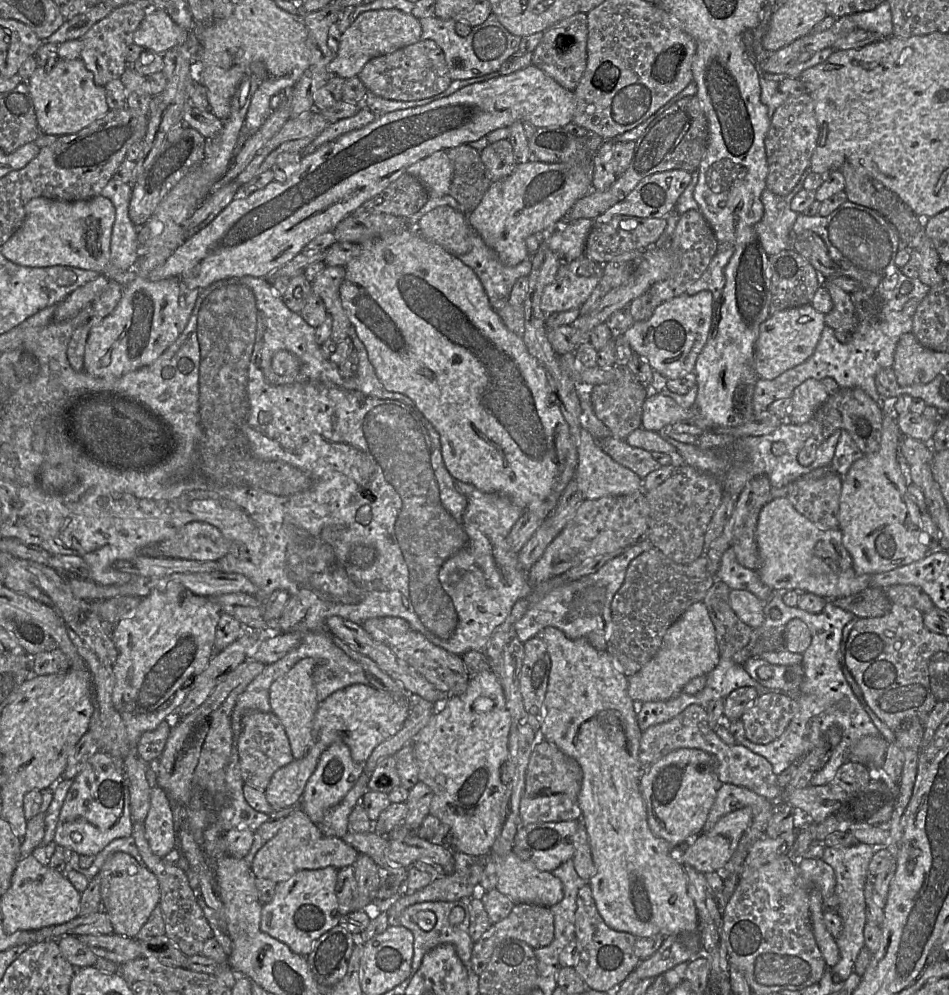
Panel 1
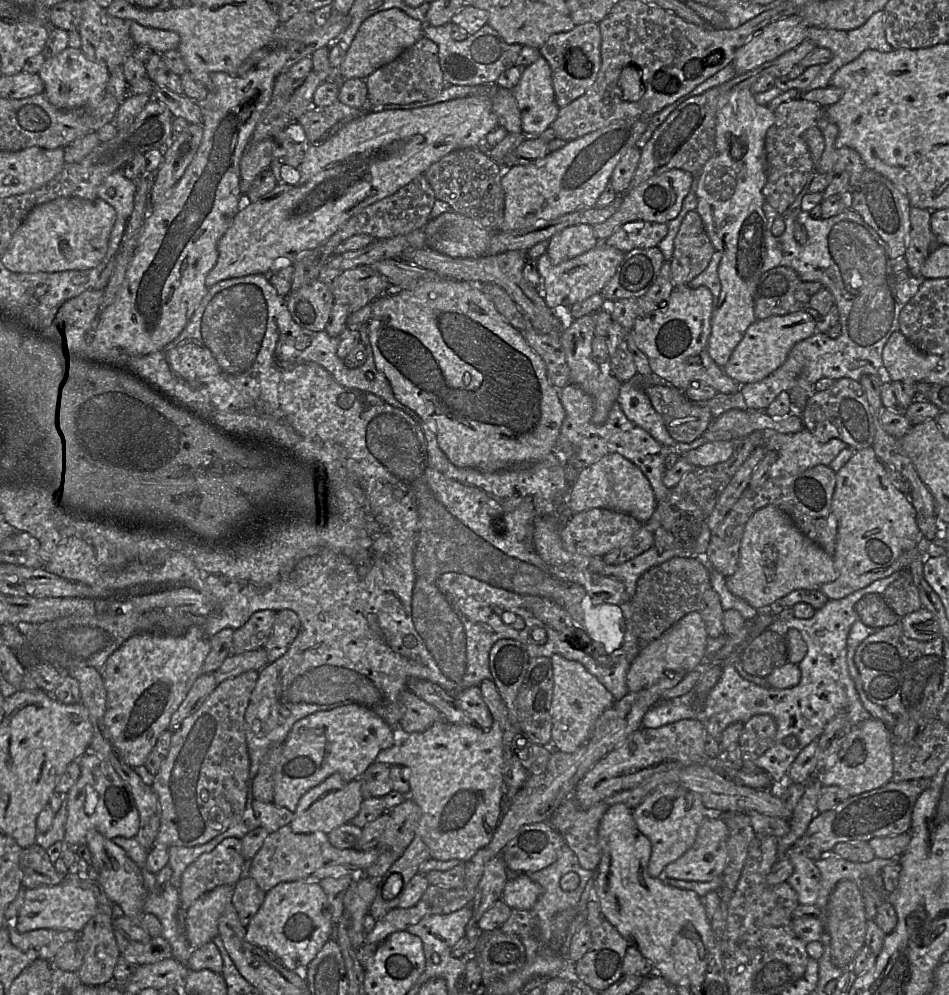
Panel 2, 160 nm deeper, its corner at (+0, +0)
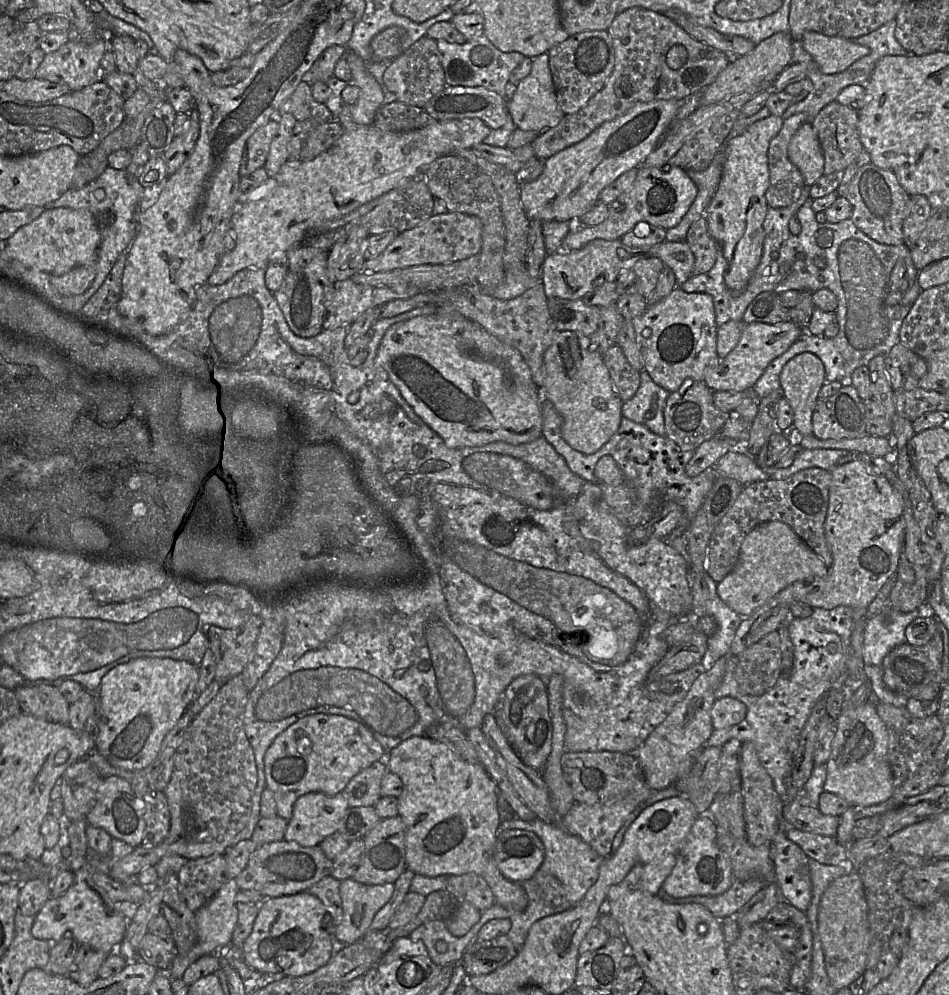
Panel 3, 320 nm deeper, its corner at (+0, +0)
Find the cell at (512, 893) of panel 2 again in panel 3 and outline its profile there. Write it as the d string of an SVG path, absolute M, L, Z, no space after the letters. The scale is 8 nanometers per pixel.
M413 736L407 740L401 742L398 746L394 747L384 759L388 771L397 774L403 782L403 791L398 798L399 800L399 816L402 818L405 826L405 847L406 847L406 864L407 868L413 871L415 874L437 877L440 875L462 875L467 873L474 873L481 876L491 888L496 904L501 905L507 910L514 910L517 912L523 912L529 903L528 896L523 889L521 883L514 883L506 879L498 870L494 859L492 850L499 834L500 816L498 812L498 791L496 784L486 773L481 763L473 764L469 763L461 758L453 749L443 742L432 740L426 736Z

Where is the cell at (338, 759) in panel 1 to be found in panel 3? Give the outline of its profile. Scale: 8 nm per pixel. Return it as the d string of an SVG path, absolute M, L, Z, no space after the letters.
M344 790L334 796L321 792L306 793L294 804L285 839L303 846L319 845L325 837L338 830L349 808Z

